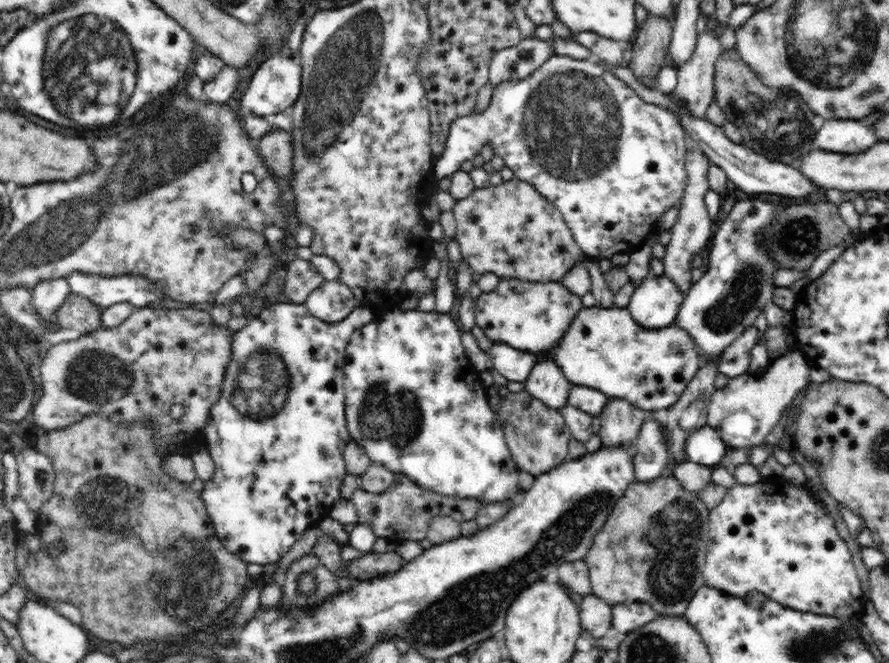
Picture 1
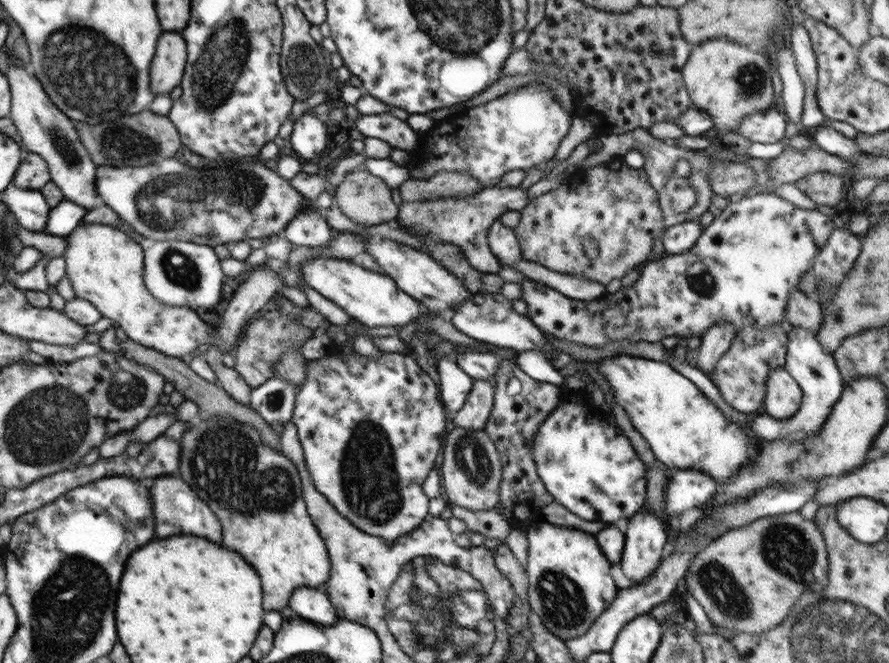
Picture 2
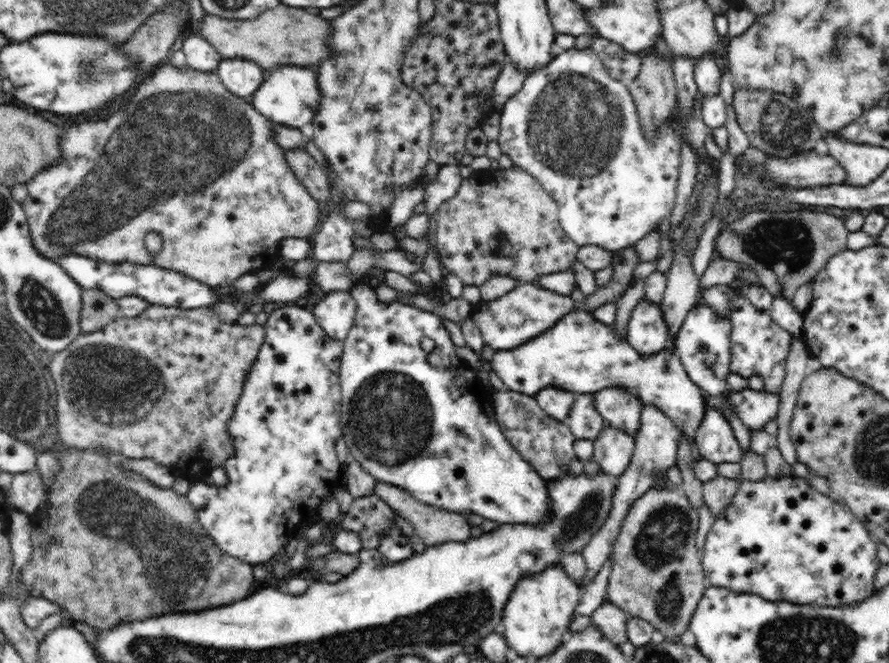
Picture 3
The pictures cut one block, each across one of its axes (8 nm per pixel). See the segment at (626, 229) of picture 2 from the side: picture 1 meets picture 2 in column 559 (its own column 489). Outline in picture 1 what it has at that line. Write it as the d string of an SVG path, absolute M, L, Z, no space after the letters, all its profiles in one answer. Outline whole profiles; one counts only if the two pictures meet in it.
M515 176L497 186L476 188L468 198L456 199L451 210L456 219L454 239L460 245L461 260L472 272L494 273L501 278L517 278L523 281L560 281L580 260L585 264L594 261L578 246L562 213L555 205L531 184L518 180Z

